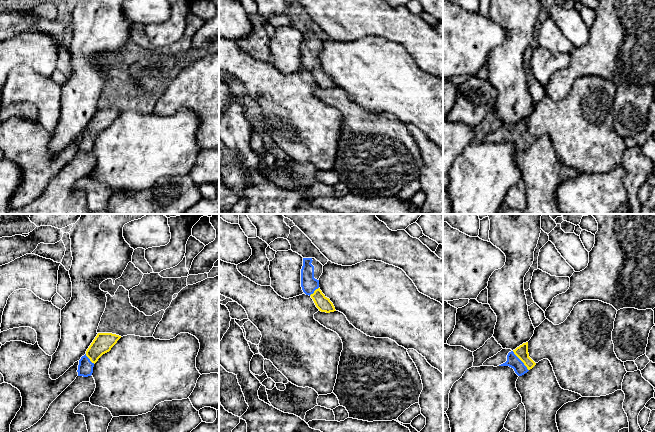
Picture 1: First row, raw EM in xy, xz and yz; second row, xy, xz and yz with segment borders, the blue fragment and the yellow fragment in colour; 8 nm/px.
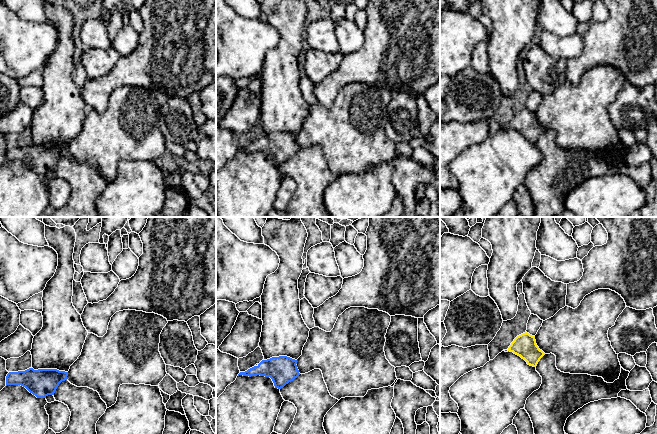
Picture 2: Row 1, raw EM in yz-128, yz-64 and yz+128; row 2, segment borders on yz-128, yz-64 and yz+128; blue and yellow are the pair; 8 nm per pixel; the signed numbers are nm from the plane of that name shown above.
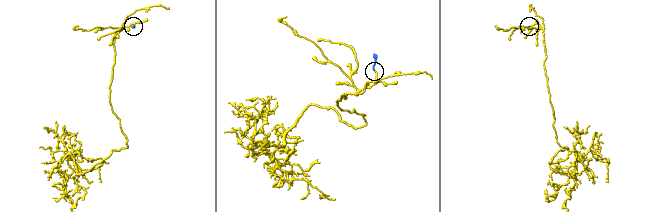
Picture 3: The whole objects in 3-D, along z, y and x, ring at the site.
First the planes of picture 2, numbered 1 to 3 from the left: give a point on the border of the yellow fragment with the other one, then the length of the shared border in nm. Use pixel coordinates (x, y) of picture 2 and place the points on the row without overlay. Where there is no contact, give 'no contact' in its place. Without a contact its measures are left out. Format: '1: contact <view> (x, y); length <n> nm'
1: no contact
2: no contact
3: no contact

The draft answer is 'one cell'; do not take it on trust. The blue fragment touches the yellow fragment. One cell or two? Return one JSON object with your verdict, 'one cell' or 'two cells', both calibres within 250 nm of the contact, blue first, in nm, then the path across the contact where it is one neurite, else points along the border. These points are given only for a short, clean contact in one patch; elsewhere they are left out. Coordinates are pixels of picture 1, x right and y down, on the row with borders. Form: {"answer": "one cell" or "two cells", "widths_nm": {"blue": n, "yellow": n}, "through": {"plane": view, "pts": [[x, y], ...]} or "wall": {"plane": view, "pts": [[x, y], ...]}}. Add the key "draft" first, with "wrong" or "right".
{"draft": "right", "answer": "one cell", "widths_nm": {"blue": 100, "yellow": 100}, "through": {"plane": "yz", "pts": [[513, 361], [521, 361], [521, 352]]}}

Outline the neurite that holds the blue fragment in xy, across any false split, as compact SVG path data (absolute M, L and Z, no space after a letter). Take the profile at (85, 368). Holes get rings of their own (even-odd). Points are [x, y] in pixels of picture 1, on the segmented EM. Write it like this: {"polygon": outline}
{"polygon": "M98 333L78 365L78 376L88 377L93 373L94 364L117 343L121 336L112 333Z"}

